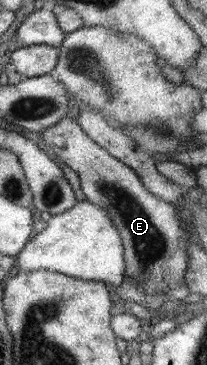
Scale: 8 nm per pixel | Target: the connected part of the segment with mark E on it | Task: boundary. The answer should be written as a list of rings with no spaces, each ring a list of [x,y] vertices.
[[[69,116],[53,122],[41,133],[51,152],[74,171],[84,200],[105,211],[117,230],[123,245],[124,276],[129,276],[143,295],[161,292],[166,302],[188,297],[188,289],[183,285],[183,272],[187,268],[186,238],[173,211],[174,204],[162,202],[150,194],[131,168],[113,159]]]

